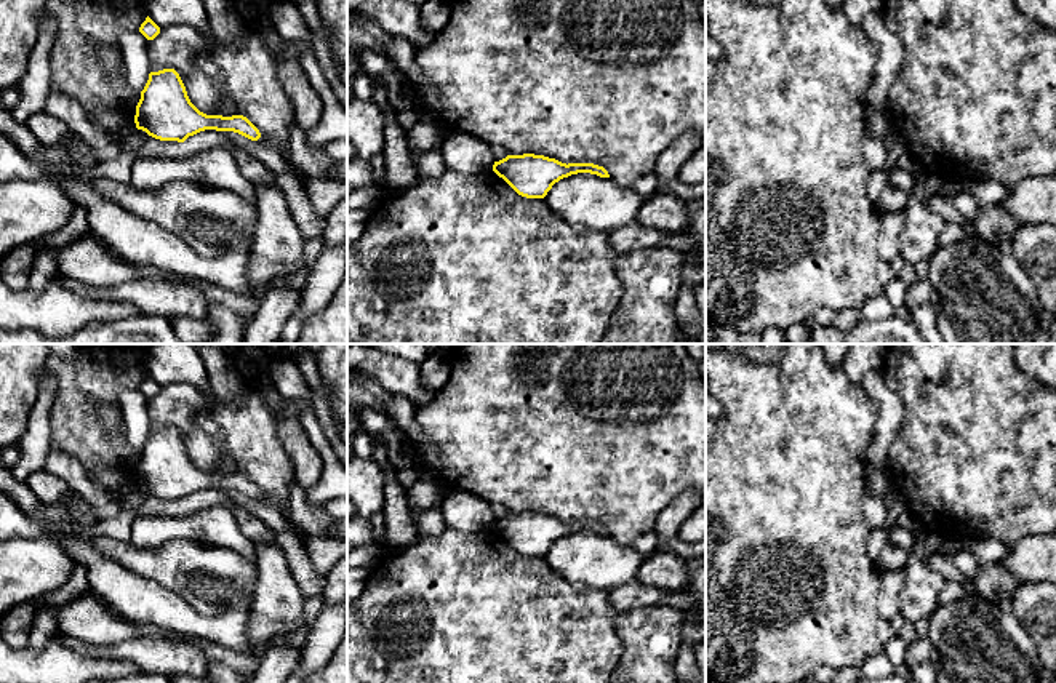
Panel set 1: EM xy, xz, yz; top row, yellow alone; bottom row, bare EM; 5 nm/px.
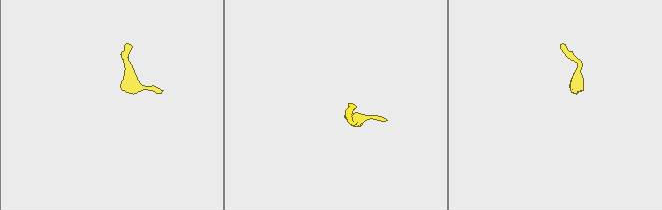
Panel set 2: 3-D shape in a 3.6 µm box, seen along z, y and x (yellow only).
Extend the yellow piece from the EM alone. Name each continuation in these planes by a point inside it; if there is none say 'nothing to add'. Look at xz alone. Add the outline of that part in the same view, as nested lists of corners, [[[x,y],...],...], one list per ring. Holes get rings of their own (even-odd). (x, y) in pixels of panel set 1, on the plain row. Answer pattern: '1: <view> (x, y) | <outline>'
nothing to add

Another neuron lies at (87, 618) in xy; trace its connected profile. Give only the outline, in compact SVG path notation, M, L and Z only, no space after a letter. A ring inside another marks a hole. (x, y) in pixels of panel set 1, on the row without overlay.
M82 595L67 605L53 605L59 632L90 645L118 643L130 638L163 640L166 643L189 641L170 633L166 637L147 637L134 624L112 614L104 600Z

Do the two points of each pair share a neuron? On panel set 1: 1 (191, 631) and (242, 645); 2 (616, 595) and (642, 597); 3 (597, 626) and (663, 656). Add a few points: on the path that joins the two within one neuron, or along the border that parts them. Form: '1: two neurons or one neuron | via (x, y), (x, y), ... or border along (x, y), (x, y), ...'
1: one neuron | via (204, 631), (229, 632)
2: one neuron | via (623, 595), (636, 595)
3: two neurons | border along (621, 613), (615, 631), (623, 655), (615, 666)

